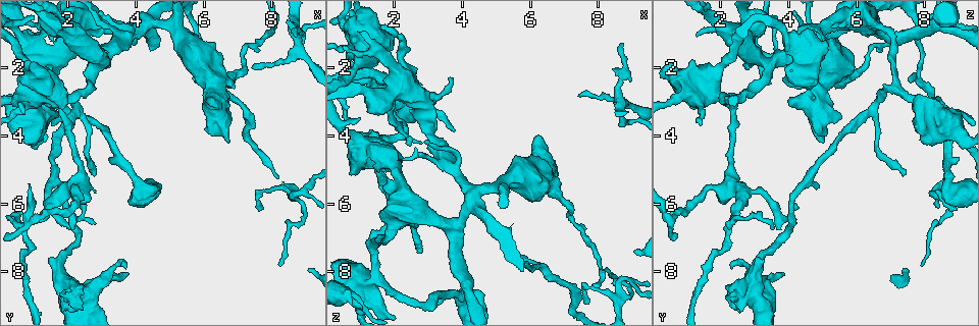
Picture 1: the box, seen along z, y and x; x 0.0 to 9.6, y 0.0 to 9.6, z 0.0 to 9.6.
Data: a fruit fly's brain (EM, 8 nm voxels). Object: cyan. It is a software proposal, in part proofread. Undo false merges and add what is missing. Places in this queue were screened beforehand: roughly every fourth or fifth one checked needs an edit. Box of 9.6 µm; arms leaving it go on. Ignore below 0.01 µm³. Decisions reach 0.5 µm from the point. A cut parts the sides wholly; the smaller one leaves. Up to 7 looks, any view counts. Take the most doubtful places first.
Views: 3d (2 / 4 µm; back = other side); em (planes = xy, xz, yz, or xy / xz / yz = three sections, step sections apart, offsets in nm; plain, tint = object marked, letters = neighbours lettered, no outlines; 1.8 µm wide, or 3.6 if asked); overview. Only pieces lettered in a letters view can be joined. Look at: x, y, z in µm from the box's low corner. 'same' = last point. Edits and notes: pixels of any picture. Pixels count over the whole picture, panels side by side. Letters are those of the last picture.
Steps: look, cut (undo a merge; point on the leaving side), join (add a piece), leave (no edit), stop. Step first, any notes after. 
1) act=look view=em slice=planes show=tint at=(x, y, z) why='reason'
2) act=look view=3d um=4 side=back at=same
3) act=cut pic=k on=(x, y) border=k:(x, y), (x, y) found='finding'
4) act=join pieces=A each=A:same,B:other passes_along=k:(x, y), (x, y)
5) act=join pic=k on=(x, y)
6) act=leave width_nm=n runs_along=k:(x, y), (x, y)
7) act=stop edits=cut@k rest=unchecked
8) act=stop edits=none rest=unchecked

act=look view=em slice=planes show=letters at=(7.45, 1.95, 2.75) why='an open end'

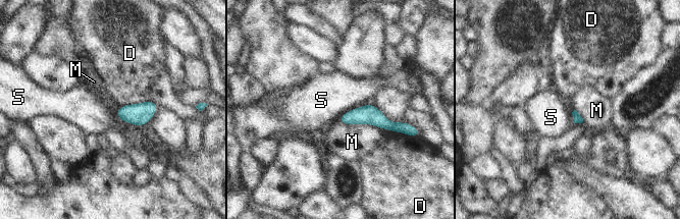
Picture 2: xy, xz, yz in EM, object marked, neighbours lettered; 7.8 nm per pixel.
act=leave each=D:other,M:other,S:other border=2:(370, 103), (346, 111), (338, 119) found='none of them fits'

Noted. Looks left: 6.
act=look view=em um=3.6 slice=planes show=letters at=(8.60, 5.75, 8.90) why='sharp bend'

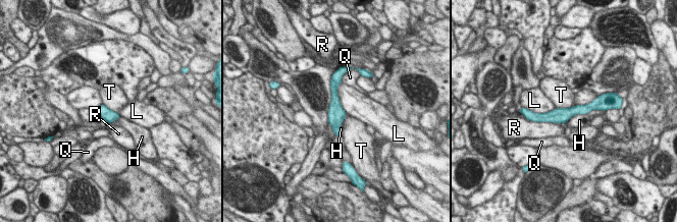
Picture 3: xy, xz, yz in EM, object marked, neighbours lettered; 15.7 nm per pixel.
act=leave longest_contact=L:500nm each=H:other,L:other,Q:other,R:other,T:other found='continuous, no second neuron'

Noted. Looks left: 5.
act=look view=em slice=planes show=letters at=(3.75, 7.85, 2.30) why='an open end'

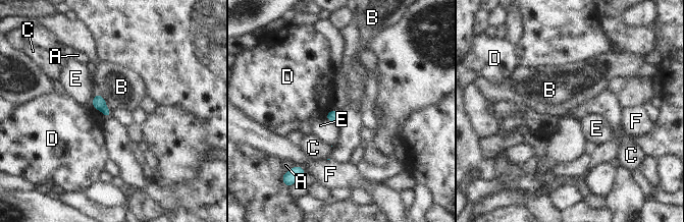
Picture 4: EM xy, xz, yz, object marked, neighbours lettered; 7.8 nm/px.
act=leave longest_contact=B:190nm each=A:other,B:other,C:other,D:other,E:other,F:other border=4:(97, 92), (104, 98), (110, 110) found='no lettered piece goes on from it'

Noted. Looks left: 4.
act=stop edits=none rest=unchecked

